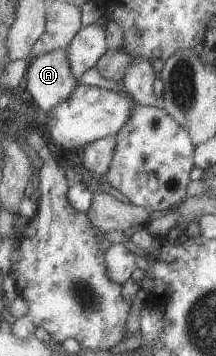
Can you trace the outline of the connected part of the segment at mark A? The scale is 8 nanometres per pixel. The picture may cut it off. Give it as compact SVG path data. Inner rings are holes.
M54 49L38 55L28 60L26 69L26 88L34 101L34 108L42 110L46 114L57 103L67 99L69 93L75 89L77 82L71 75L71 70L66 58L66 51L62 49Z

